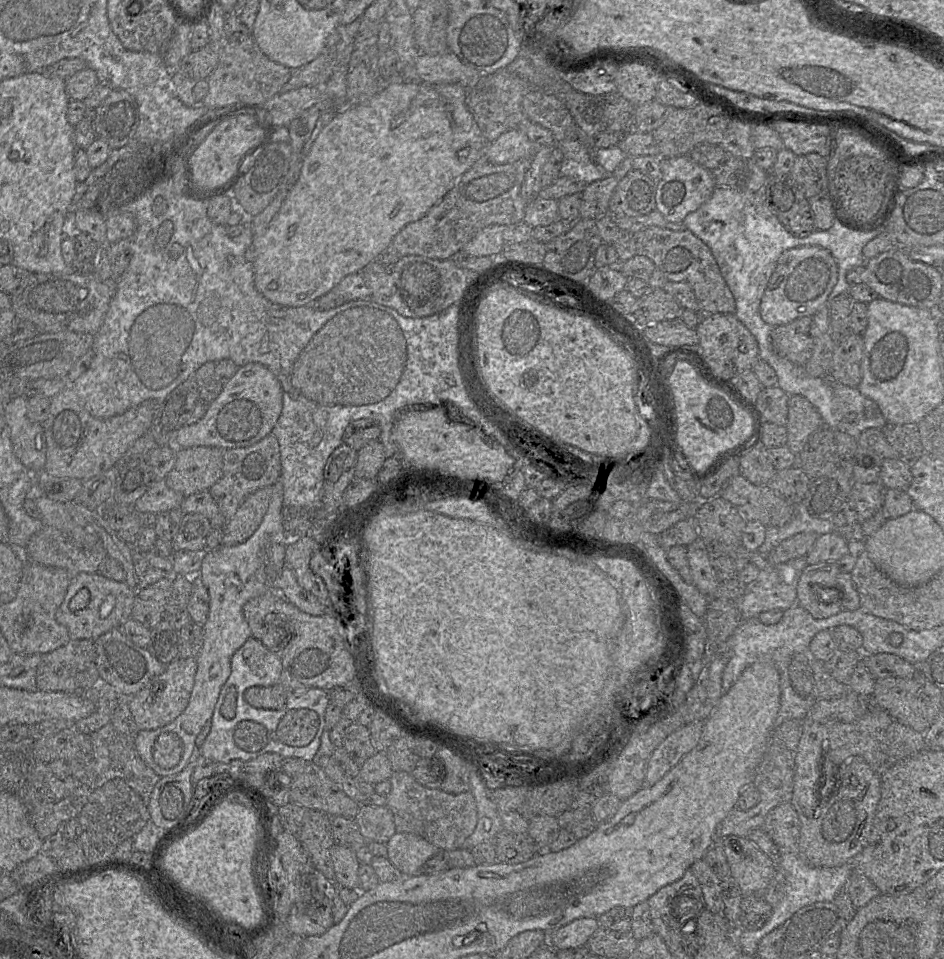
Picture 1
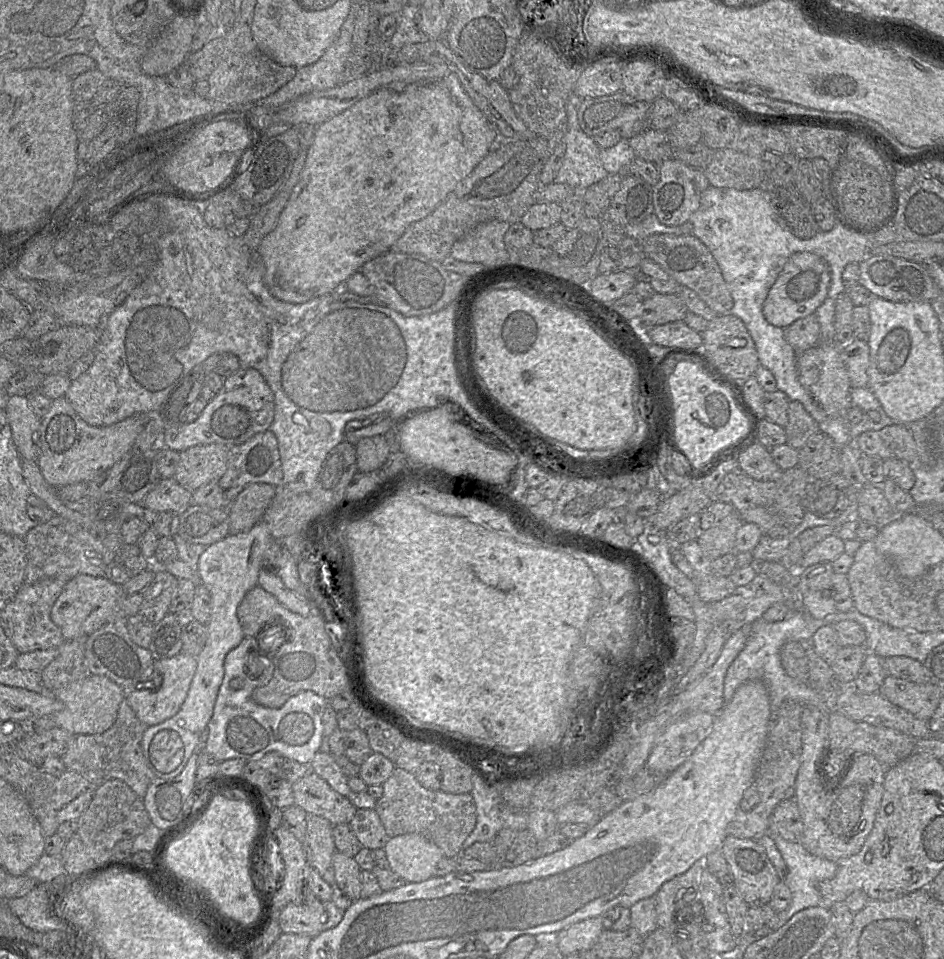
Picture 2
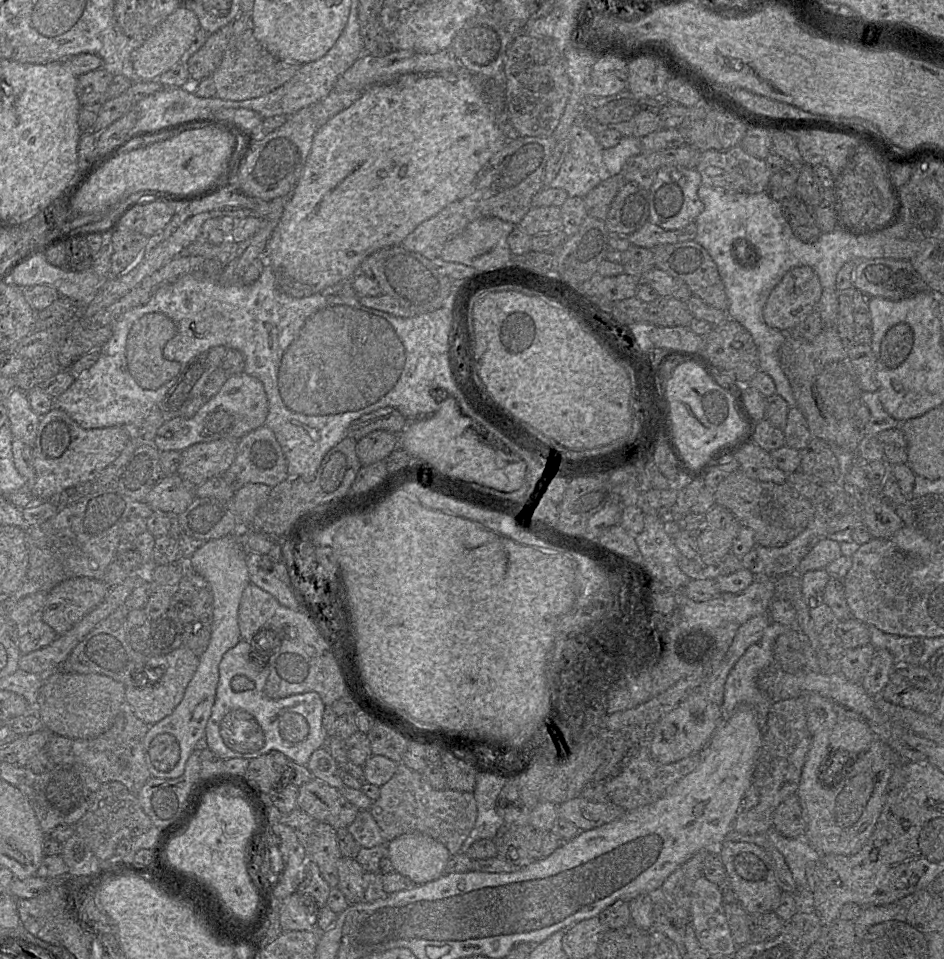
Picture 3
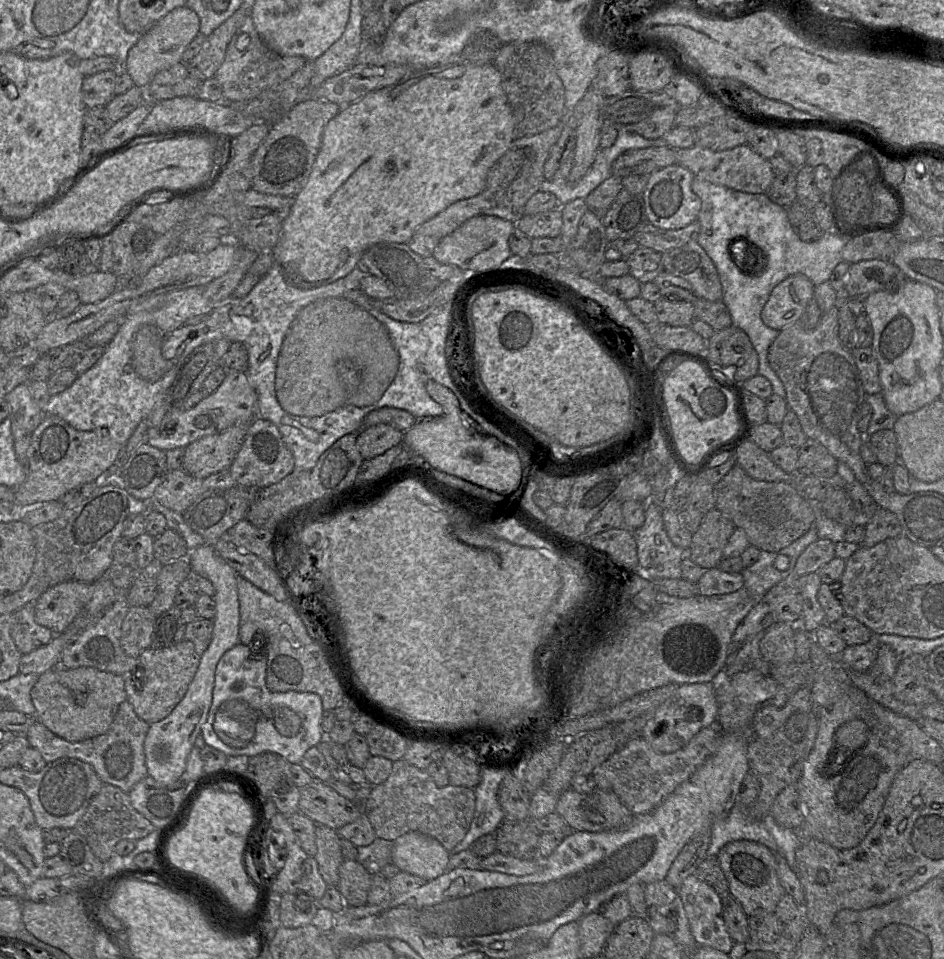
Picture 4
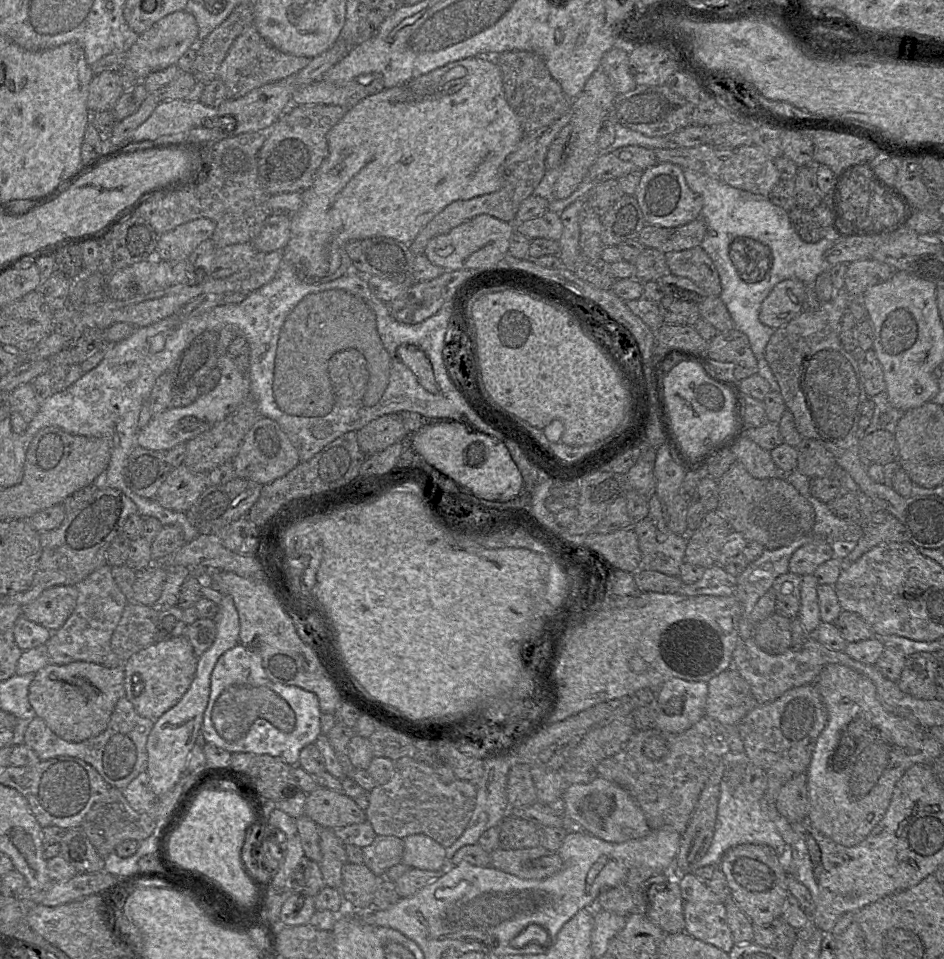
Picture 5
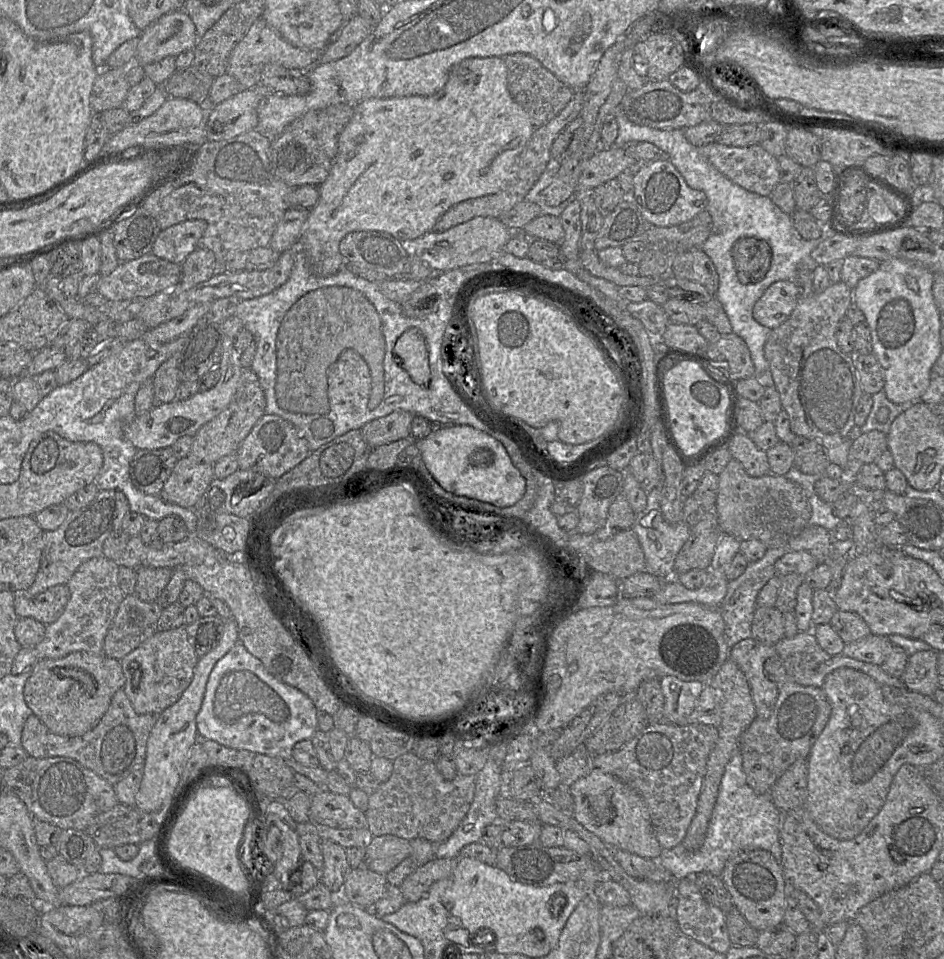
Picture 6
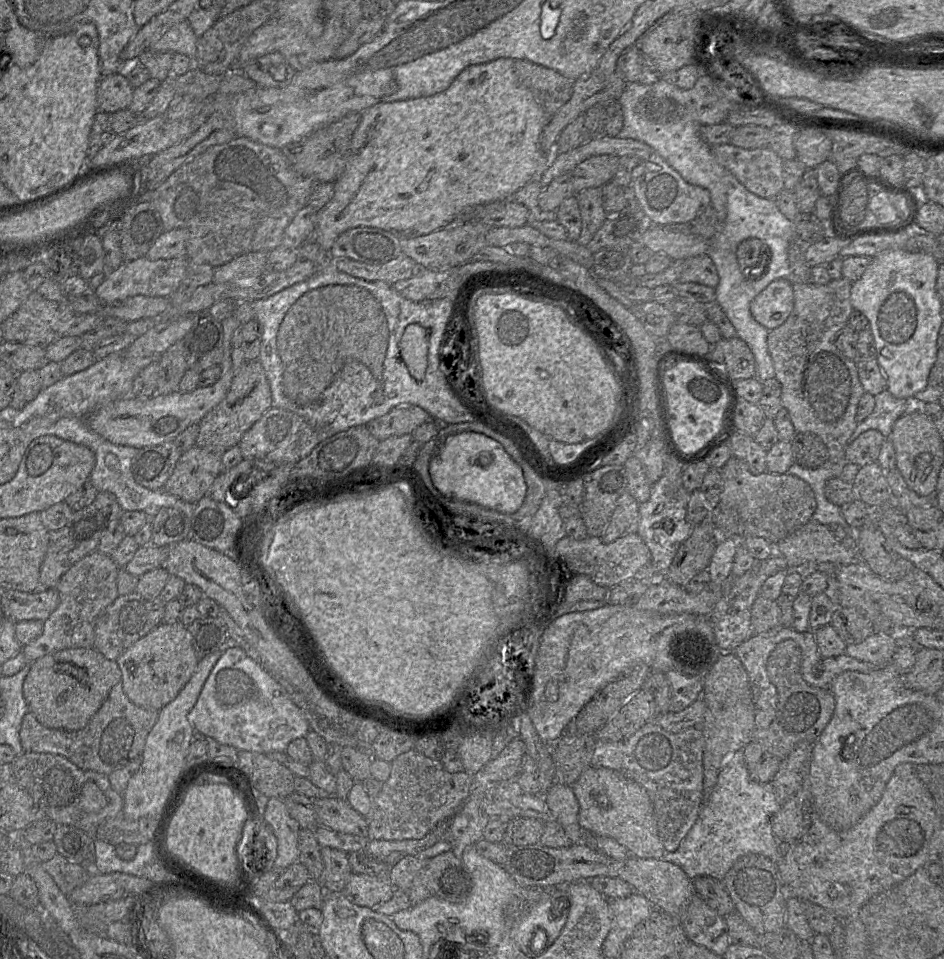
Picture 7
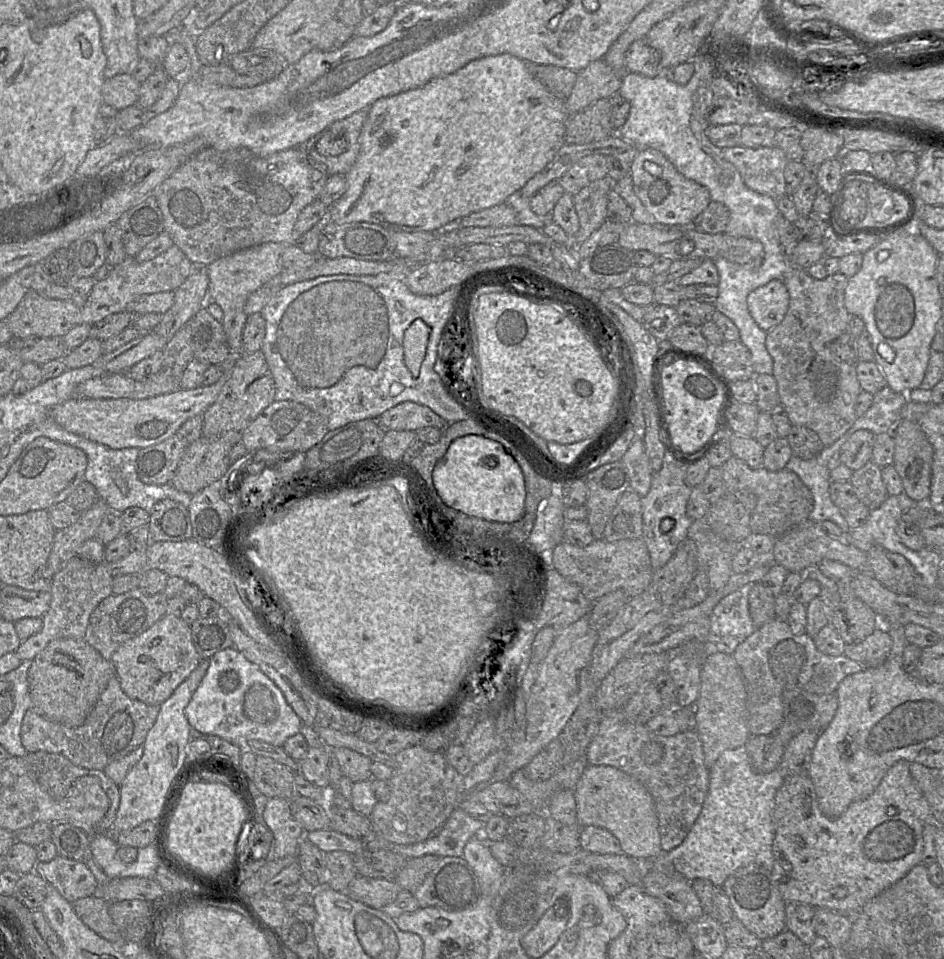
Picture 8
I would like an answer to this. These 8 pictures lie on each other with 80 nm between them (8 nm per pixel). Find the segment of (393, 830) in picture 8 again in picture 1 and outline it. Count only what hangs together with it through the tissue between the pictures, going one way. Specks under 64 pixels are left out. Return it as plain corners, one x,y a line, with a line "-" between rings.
405,771
393,772
389,781
391,790
386,796
386,806
393,814
396,832
419,835
439,850
450,851
463,847
464,841
473,833
478,820
477,805
470,790
451,794
440,788
428,788

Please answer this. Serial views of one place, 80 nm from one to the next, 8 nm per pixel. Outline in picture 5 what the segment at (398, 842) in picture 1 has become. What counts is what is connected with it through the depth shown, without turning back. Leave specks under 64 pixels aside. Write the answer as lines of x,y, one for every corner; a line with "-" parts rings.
425,834
403,838
402,863
410,868
442,871
448,866
446,848

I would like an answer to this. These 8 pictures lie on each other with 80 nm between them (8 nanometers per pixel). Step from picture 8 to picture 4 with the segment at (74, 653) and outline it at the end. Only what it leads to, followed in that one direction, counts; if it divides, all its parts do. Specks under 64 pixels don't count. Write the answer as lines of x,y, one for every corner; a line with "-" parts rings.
55,667
39,676
31,690
35,719
55,735
79,742
104,734
111,726
119,705
126,700
124,677
93,667

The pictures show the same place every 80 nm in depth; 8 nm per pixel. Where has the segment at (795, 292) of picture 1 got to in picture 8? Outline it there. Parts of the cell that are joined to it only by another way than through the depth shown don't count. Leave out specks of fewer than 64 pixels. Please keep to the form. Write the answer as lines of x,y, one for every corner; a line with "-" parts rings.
773,279
749,293
749,312
755,322
770,331
784,319
789,307
789,292
782,279

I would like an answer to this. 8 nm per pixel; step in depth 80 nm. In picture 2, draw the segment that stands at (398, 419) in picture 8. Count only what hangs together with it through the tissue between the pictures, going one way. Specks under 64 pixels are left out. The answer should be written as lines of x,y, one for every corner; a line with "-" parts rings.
384,435
363,438
355,445
355,448
359,472
380,470
390,454

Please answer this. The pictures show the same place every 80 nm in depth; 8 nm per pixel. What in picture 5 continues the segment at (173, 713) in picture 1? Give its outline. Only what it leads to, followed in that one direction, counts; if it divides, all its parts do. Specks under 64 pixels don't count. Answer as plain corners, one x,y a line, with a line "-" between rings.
184,635
152,643
125,661
125,697
139,715
151,720
158,719
173,707
189,688
195,676
198,658

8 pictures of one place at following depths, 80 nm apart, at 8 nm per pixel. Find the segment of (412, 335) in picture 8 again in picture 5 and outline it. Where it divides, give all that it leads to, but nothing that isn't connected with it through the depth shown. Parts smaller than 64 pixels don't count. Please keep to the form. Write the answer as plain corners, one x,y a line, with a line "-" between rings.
402,344
397,348
397,357
415,374
421,386
432,394
439,393
432,364
427,355
413,344

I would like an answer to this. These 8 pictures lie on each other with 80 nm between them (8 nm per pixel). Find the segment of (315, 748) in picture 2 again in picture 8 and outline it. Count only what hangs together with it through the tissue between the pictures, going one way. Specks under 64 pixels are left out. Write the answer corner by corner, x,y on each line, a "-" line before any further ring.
233,646
209,659
207,672
186,706
185,715
197,731
218,736
242,749
252,740
283,746
289,737
300,732
303,724
281,689

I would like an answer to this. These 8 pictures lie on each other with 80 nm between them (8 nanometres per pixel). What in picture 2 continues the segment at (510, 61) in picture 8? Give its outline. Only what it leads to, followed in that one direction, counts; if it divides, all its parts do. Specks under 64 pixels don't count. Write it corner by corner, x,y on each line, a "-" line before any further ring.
454,72
437,81
408,84
401,91
389,88
378,89
340,114
316,126
299,181
293,188
276,227
263,238
257,249
265,266
264,284
269,293
281,301
302,304
341,289
346,280
356,271
359,271
365,262
389,251
410,224
430,215
449,193
454,191
458,184
474,170
479,162
492,151
499,139
496,129
473,103

